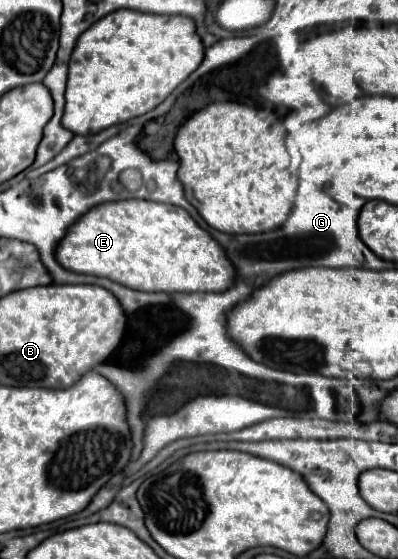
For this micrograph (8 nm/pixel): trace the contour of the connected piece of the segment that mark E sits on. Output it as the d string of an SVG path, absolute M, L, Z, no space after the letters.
M142 199L108 201L86 211L58 243L56 261L68 271L106 277L138 291L226 291L234 281L234 267L222 247L182 207Z

